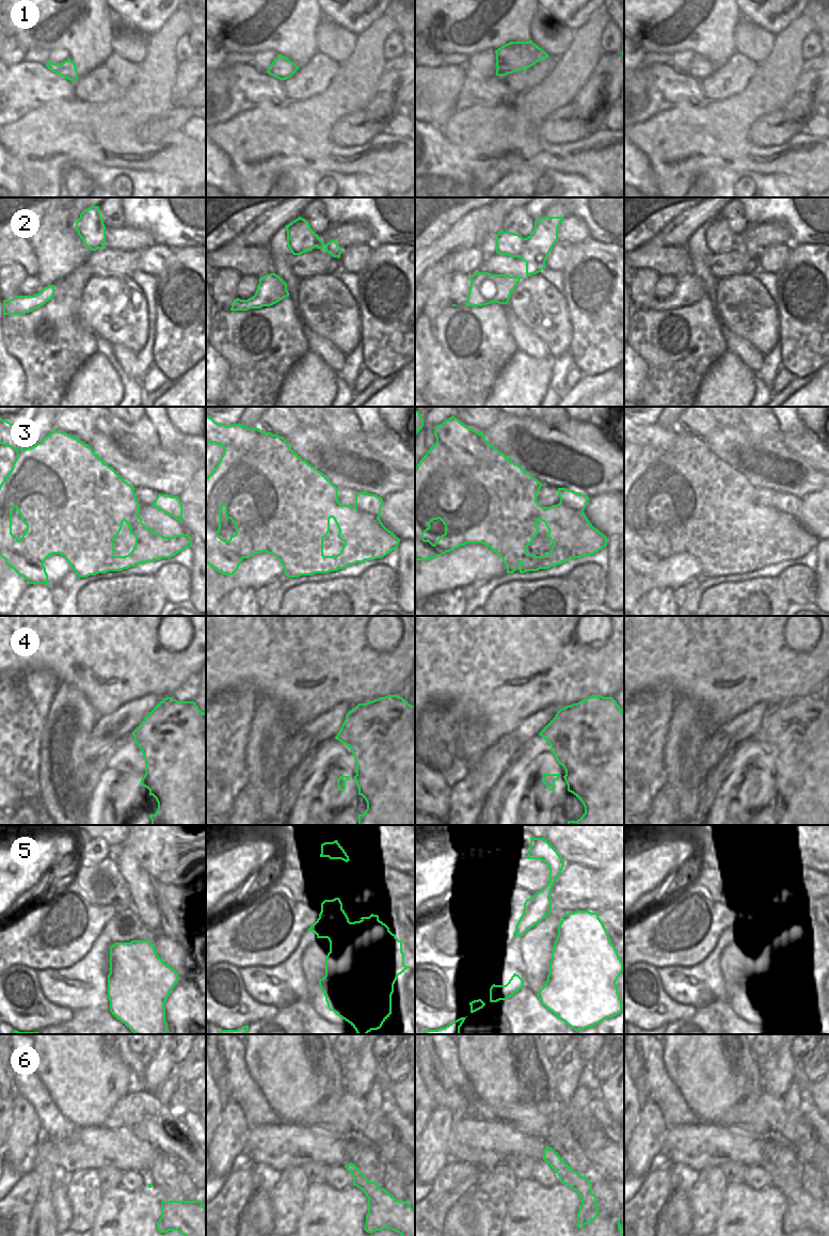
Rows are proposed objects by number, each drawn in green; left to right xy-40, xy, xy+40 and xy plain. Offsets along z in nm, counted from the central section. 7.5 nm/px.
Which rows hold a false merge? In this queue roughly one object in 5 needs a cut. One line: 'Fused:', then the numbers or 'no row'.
Fused: 2, 3, 5

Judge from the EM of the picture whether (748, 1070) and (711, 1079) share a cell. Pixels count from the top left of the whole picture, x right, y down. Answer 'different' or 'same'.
different

